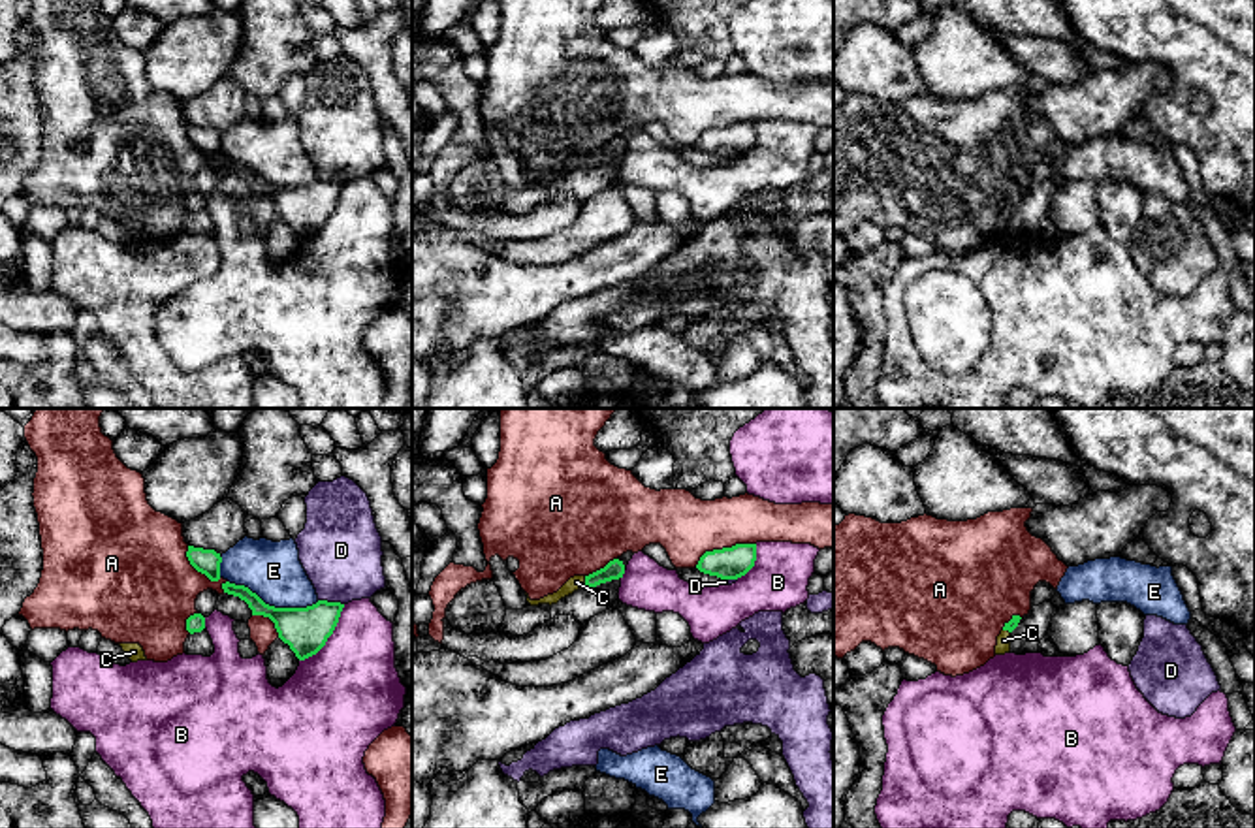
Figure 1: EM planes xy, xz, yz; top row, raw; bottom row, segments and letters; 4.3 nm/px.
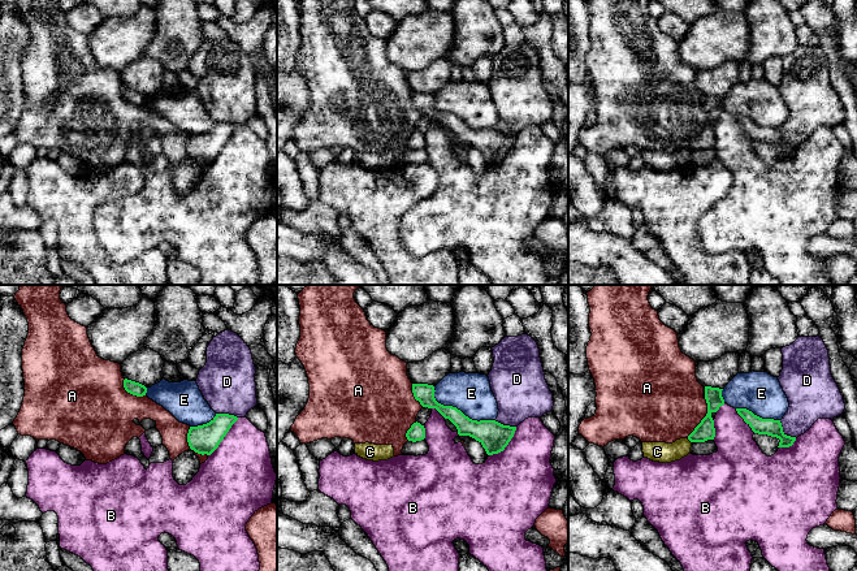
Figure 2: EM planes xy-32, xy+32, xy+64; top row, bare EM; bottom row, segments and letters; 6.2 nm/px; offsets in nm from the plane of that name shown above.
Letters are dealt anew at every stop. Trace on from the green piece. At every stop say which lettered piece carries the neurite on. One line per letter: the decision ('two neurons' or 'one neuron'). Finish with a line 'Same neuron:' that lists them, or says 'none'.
A: two neurons
B: two neurons
C: one neuron
D: two neurons
E: two neurons
Same neuron: C

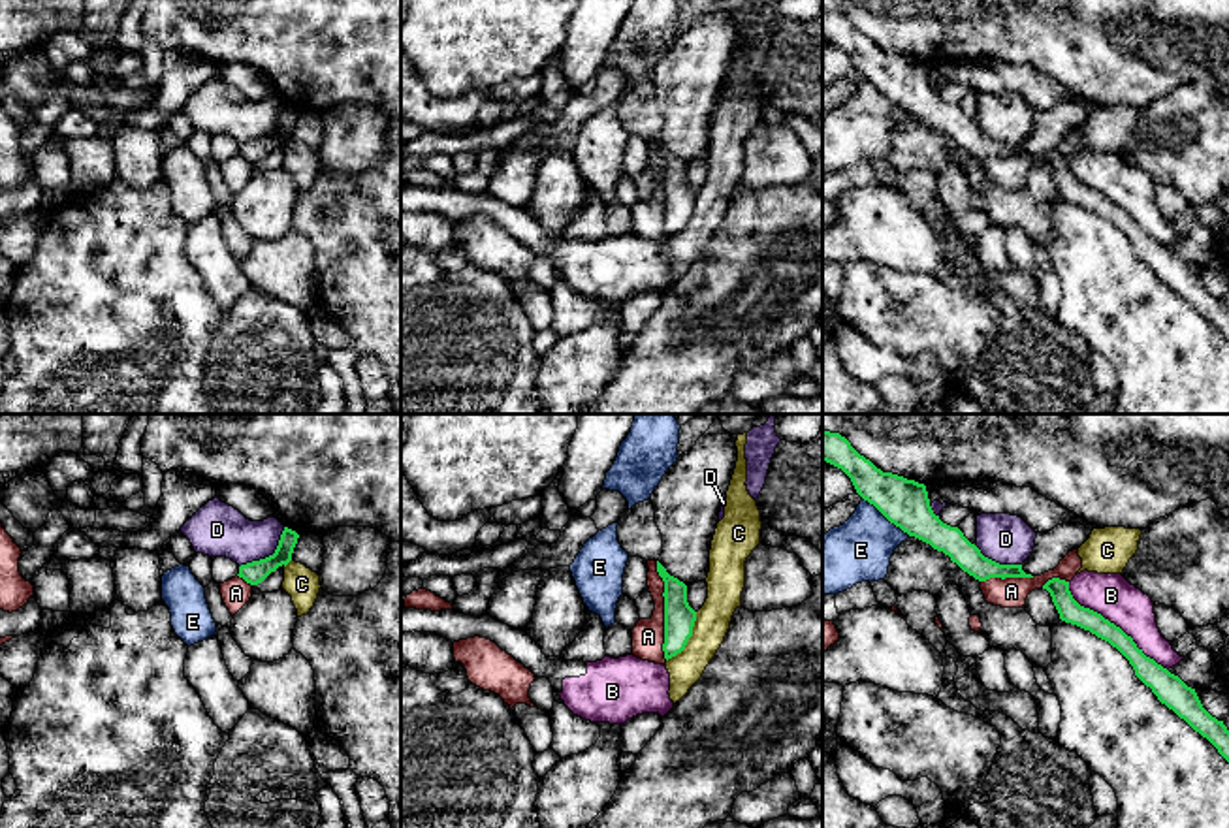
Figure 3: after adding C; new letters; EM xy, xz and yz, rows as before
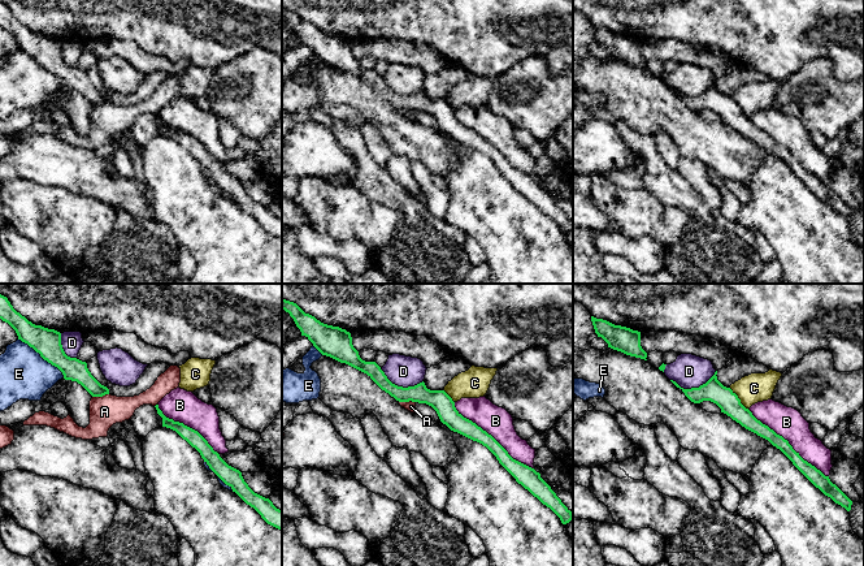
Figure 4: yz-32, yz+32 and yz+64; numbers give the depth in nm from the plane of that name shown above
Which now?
A: two neurons
B: two neurons
C: two neurons
D: two neurons
E: two neurons
Same neuron: none

